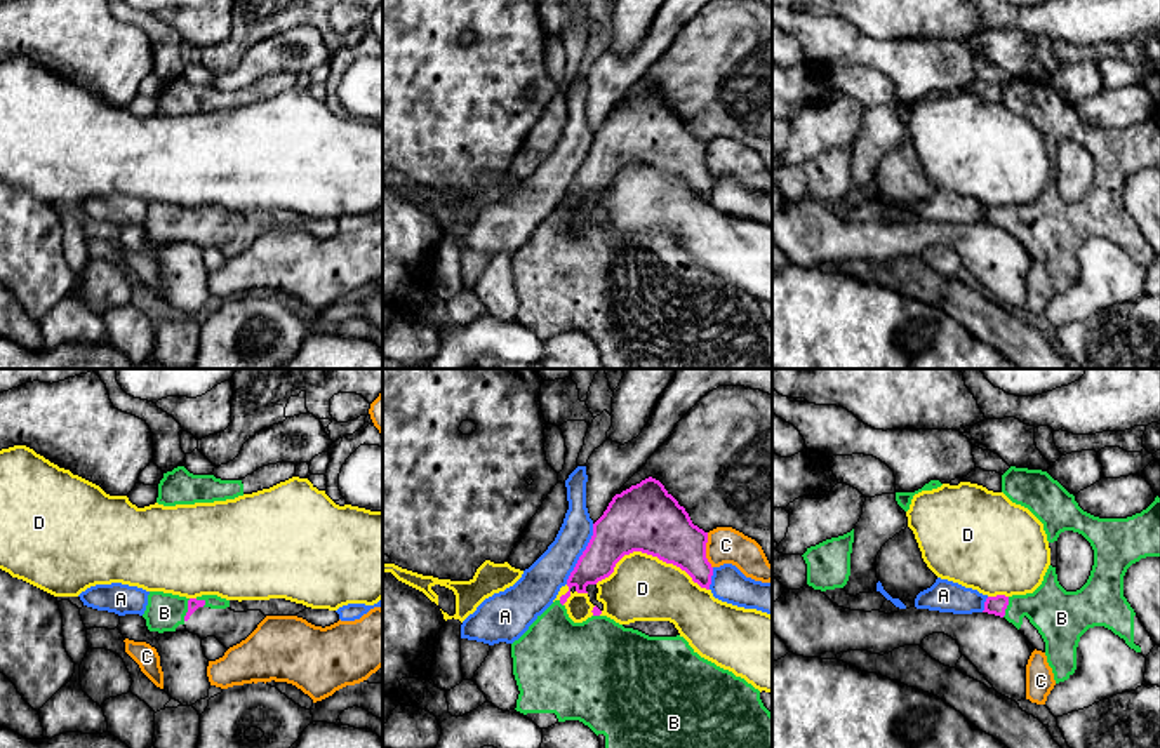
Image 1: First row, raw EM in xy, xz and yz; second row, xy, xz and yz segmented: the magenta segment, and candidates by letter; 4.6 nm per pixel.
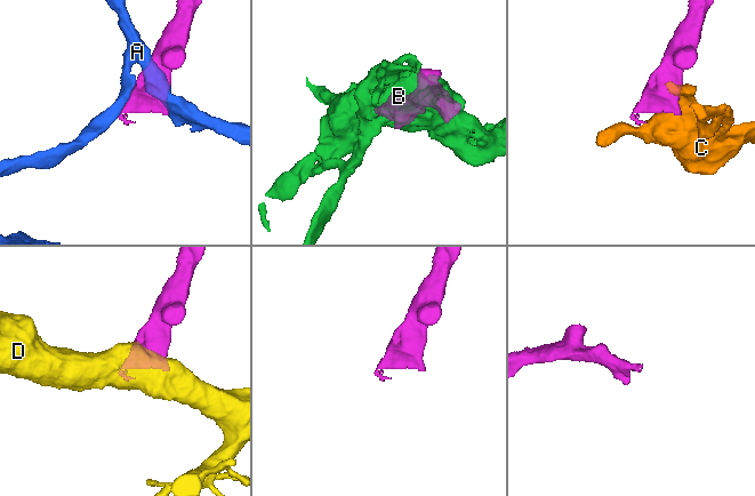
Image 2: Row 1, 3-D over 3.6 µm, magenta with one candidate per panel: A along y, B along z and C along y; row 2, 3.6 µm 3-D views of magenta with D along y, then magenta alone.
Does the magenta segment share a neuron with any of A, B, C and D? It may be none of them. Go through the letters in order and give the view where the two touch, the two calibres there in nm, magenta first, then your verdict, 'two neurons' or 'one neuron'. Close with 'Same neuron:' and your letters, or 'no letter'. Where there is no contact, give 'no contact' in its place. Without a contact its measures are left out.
A: contact in xz; calibres 260 and 190 nm; two neurons
B: contact in xy; calibres 60 and 180 nm; one neuron
C: contact in xz; calibres 280 and 170 nm; two neurons
D: contact in xz; calibres 300 and 300 nm; two neurons
Same neuron: B

